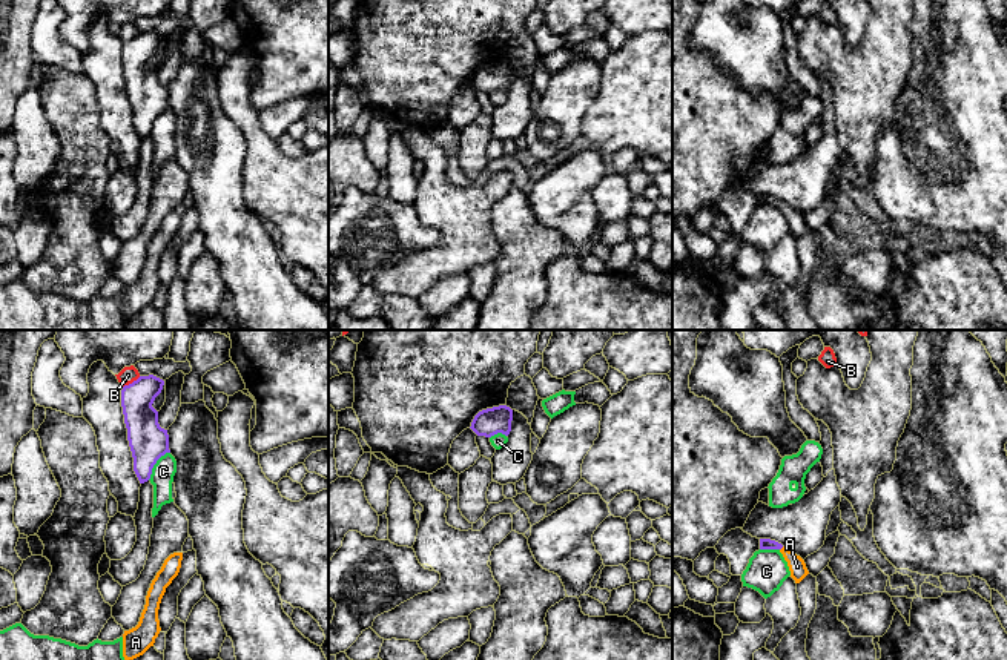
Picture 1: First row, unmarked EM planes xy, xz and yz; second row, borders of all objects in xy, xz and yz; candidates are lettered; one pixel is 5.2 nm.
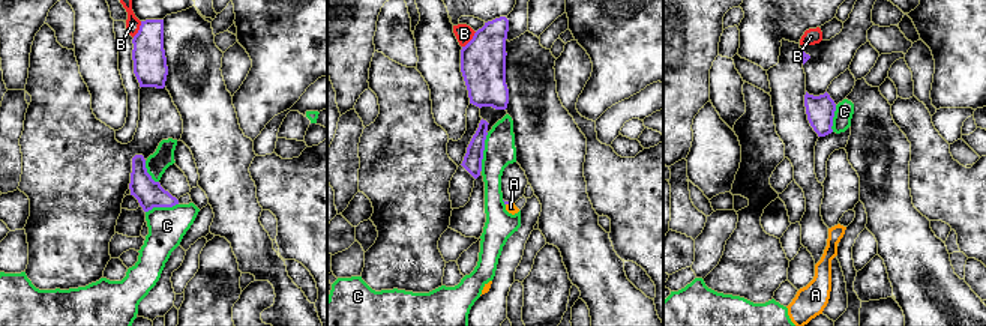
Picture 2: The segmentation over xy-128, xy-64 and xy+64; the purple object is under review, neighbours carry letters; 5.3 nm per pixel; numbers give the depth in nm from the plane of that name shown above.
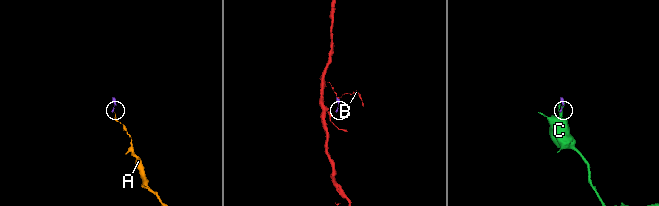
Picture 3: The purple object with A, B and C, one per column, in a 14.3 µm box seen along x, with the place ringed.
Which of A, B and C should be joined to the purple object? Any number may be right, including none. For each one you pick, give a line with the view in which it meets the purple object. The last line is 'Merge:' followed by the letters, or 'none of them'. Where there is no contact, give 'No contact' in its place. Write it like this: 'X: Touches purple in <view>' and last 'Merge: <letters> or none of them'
A: No contact
Merge: A

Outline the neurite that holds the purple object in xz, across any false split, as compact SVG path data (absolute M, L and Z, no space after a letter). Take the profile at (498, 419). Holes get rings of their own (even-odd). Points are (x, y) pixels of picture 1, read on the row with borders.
M499 405L479 411L473 422L471 430L477 436L491 437L497 433L505 436L511 431L513 410L507 405Z

